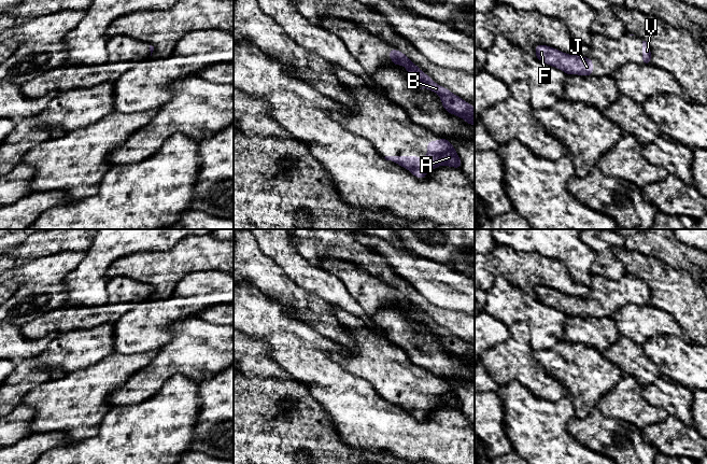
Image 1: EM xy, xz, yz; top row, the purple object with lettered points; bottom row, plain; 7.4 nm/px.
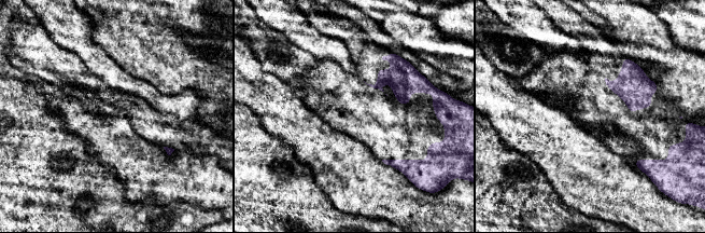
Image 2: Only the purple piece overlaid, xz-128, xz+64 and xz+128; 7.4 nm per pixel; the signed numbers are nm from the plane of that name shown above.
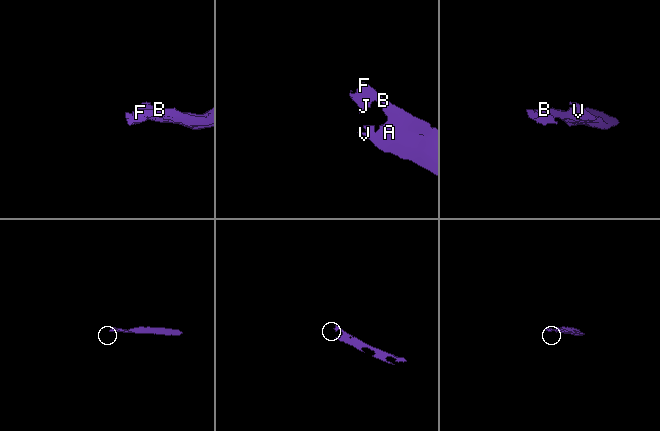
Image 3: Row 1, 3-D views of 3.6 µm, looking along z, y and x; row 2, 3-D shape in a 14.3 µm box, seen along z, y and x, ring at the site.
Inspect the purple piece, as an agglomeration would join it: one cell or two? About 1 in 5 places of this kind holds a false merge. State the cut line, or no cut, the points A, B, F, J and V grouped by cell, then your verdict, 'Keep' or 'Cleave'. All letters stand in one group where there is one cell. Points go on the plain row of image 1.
No split. Groups: A B F J V. Keep

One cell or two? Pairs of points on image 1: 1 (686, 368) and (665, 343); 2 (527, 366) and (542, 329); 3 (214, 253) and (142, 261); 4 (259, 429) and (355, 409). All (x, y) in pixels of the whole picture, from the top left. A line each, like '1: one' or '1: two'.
1: one
2: two
3: one
4: two

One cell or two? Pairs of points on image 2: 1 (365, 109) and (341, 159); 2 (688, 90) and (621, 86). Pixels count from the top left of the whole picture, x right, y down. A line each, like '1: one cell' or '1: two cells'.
1: two cells
2: two cells

